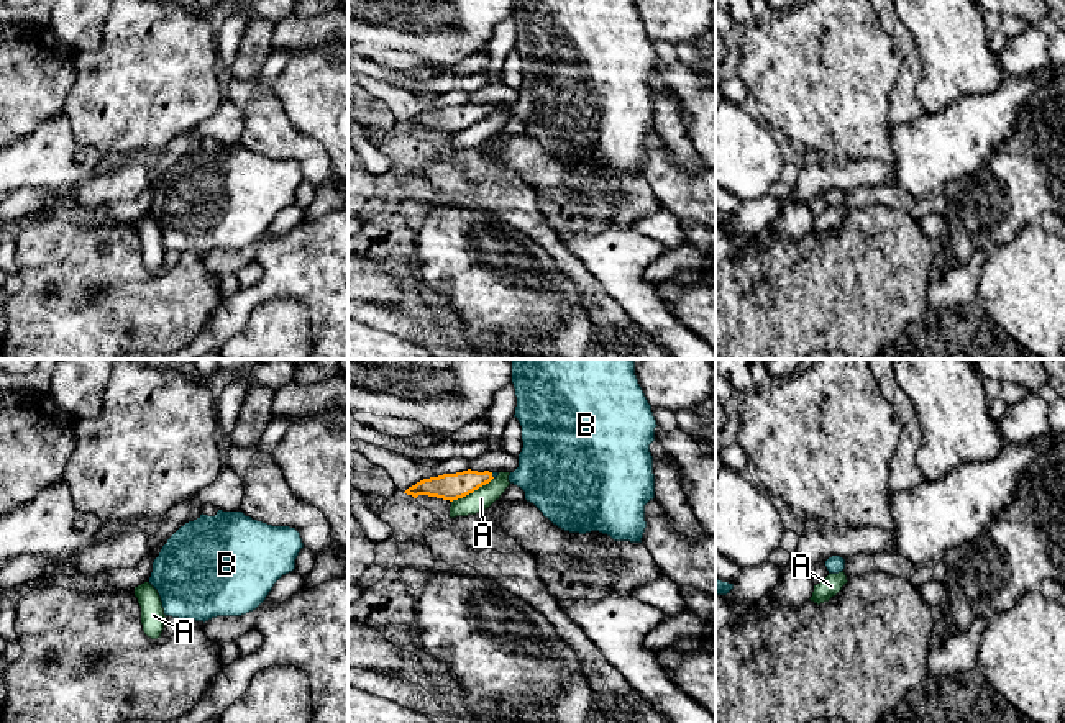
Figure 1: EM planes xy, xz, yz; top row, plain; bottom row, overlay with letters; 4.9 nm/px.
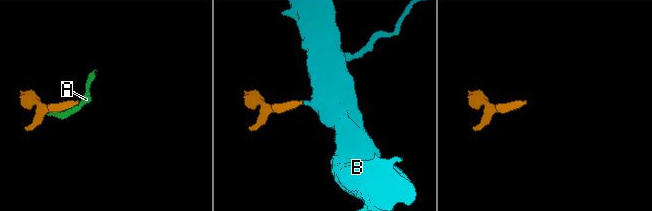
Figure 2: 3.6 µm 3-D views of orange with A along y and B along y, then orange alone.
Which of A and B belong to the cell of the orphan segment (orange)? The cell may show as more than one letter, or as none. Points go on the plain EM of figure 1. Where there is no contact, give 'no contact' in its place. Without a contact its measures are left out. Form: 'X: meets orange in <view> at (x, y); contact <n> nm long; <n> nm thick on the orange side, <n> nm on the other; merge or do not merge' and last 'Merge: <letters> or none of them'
A: meets orange in xz at (471, 125); contact 240 nm long; 130 nm thick on the orange side, 110 nm on the other; do not merge
B: meets orange in xz at (491, 109); contact 40 nm long; 130 nm thick on the orange side, 30 nm on the other; merge
Merge: B

